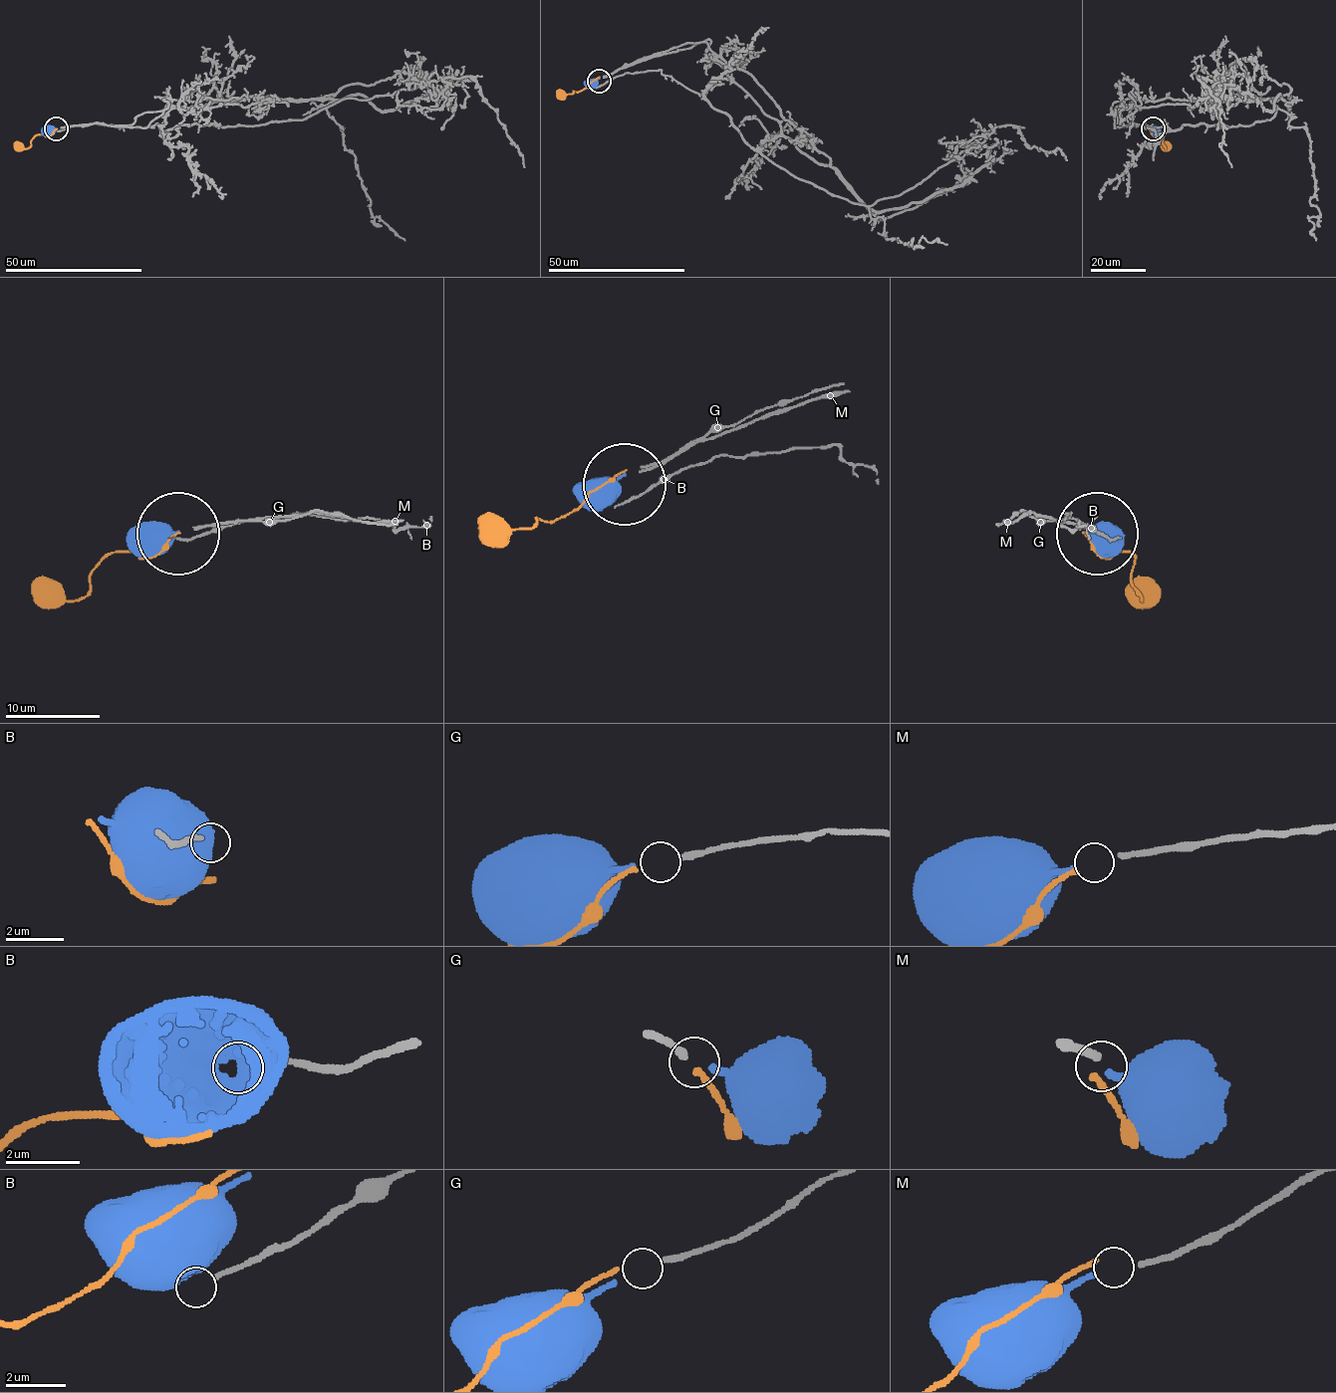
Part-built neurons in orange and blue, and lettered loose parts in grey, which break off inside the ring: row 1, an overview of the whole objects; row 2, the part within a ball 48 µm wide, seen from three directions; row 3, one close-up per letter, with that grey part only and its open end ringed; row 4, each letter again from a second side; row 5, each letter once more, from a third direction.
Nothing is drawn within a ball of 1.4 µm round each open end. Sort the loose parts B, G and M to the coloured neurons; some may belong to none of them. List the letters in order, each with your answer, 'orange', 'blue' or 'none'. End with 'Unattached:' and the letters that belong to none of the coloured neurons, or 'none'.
B: none
G: orange
M: blue
Unattached: B

